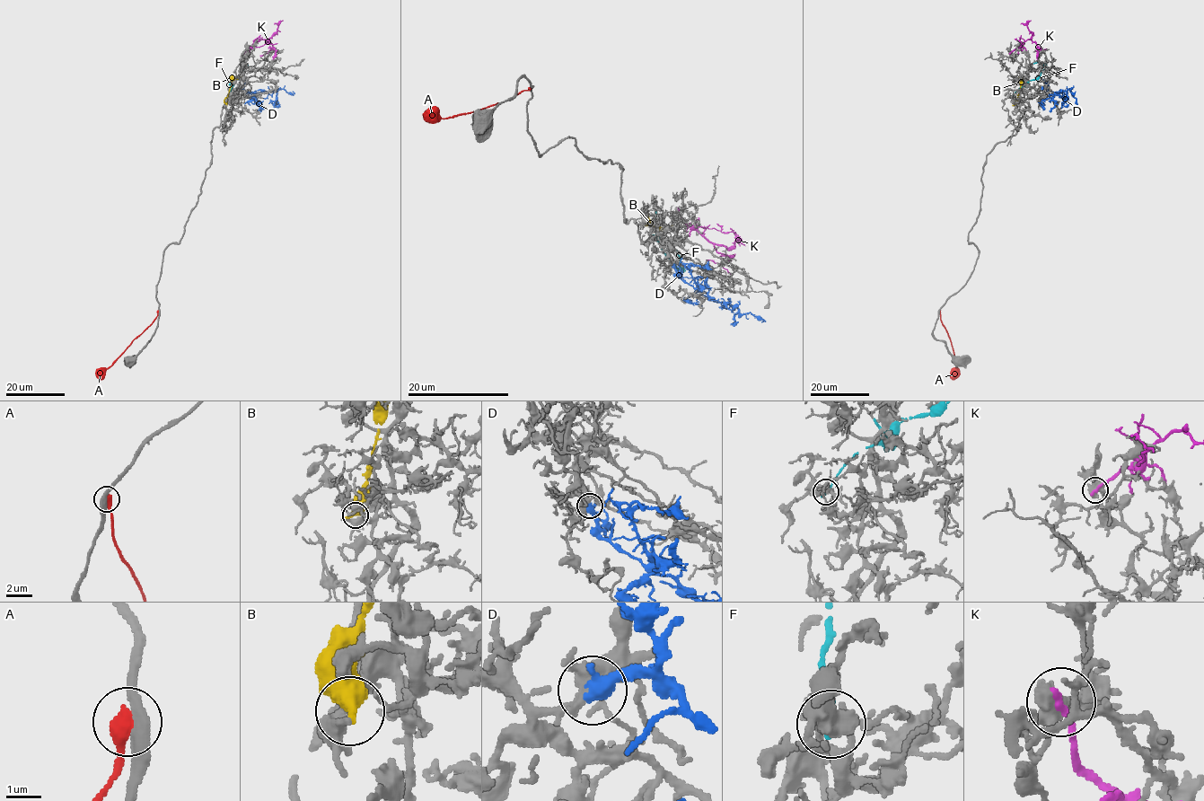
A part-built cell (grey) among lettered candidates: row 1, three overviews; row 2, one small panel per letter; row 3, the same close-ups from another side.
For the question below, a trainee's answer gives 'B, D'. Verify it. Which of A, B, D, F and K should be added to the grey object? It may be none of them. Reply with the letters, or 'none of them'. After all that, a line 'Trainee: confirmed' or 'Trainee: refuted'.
D
Trainee: refuted

